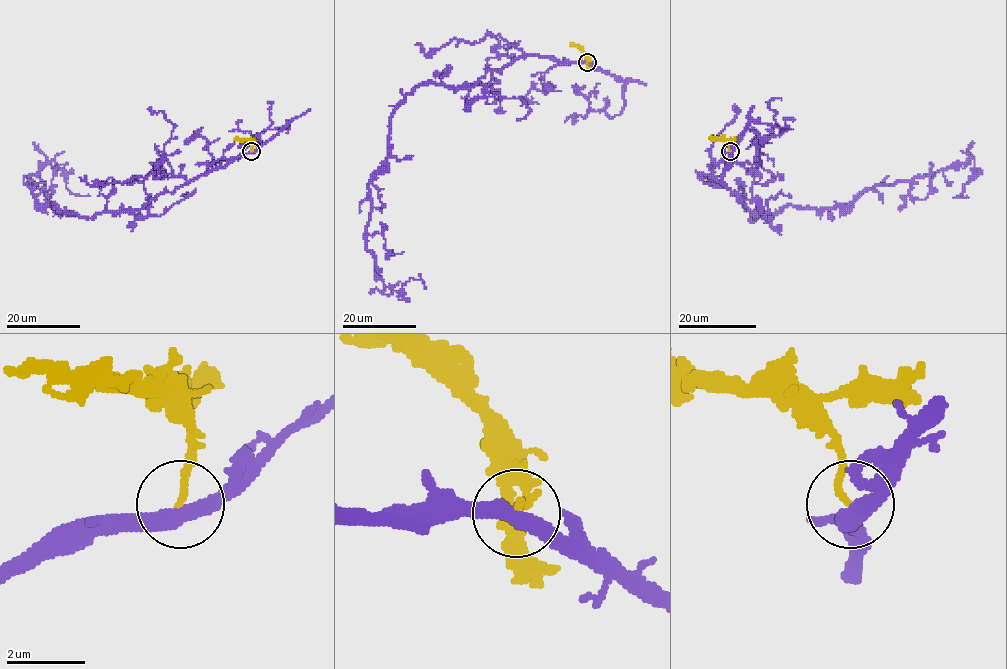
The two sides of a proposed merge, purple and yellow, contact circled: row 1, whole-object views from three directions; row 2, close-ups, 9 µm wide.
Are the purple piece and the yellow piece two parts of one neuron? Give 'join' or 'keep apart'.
keep apart

